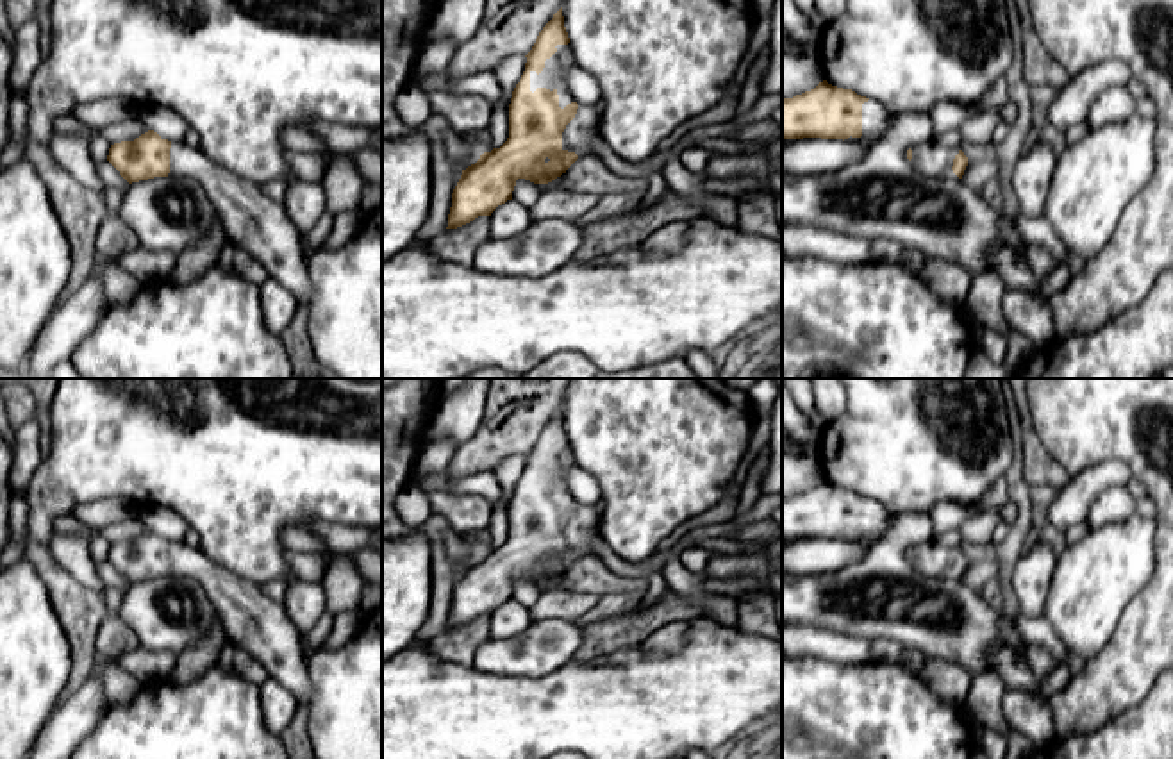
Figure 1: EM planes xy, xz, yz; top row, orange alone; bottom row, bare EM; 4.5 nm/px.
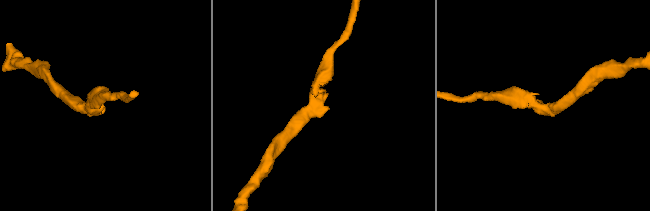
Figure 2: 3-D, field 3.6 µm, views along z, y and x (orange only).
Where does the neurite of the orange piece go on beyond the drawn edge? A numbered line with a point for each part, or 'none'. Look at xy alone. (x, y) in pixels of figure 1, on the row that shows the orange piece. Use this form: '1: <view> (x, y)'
1: xy (261, 227)

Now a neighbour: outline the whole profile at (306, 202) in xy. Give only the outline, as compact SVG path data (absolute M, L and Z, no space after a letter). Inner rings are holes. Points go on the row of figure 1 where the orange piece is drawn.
M291 179L282 205L298 232L305 236L327 211L327 198L321 182Z

